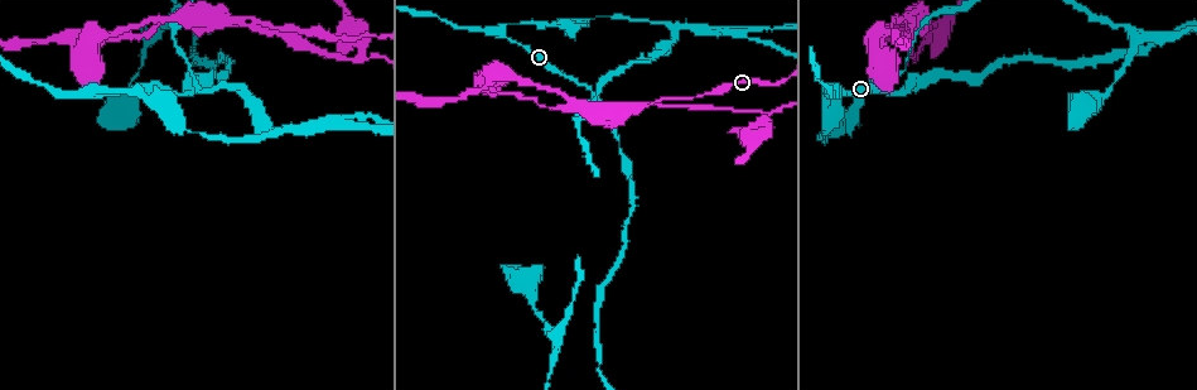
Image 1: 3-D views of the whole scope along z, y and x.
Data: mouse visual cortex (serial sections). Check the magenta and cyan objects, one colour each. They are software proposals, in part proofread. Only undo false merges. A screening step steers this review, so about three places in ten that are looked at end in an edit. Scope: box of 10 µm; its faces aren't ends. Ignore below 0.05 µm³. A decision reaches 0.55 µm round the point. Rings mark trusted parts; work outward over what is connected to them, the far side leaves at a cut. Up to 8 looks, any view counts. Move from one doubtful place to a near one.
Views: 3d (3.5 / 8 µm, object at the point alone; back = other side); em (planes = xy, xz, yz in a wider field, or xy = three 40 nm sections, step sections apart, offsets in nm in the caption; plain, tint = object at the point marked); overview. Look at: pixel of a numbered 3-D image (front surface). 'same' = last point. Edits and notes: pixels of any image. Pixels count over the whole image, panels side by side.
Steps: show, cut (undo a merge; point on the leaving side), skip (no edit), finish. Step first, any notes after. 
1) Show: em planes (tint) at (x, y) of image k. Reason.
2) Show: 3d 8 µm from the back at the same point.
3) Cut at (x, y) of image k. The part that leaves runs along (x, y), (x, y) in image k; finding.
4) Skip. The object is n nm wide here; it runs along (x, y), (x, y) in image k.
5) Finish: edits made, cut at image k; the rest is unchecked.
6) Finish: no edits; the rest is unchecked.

Show: 3d 8 µm from the back at (247, 17) of image 1. Sudden change in width.

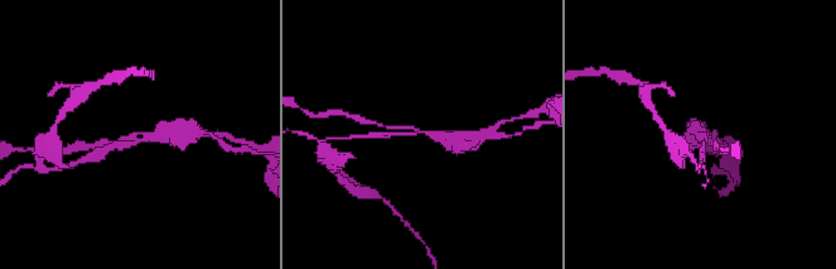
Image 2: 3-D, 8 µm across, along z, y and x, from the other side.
Show: em xy step 5 (tint) at the same point. 3 arms meet here; the arms are 100, 150, 400 nm wide; now the EM.

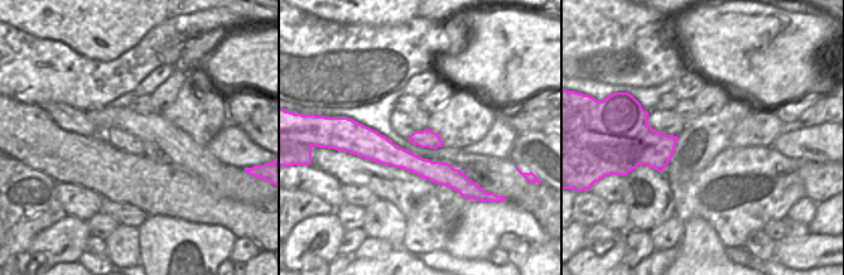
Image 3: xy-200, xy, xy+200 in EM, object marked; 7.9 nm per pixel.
Cut at (120, 147) of image 2. Two cells meet here.

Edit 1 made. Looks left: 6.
Show: overview. See it whole again.

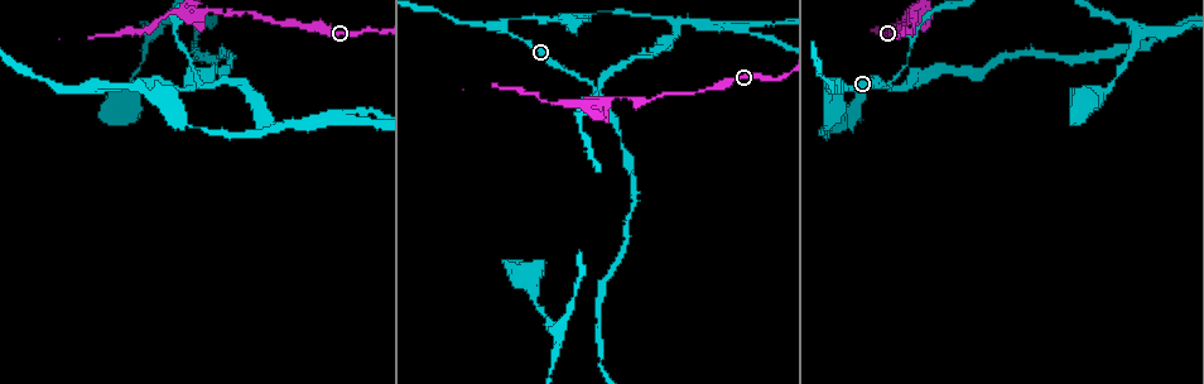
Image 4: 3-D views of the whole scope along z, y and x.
Show: 3d 8 µm at (573, 105) of image 4. Sudden change in width.

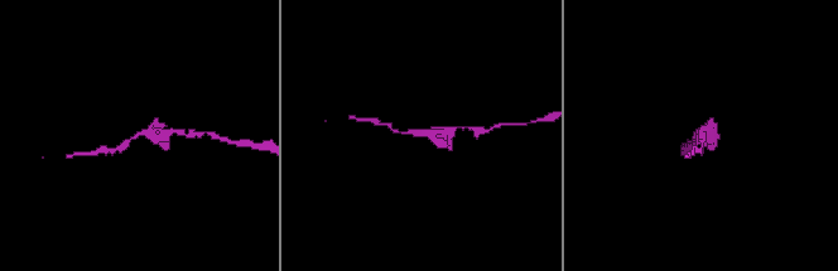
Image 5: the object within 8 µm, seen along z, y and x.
Show: 3d 3.5 µm at the same point. Zoom in.

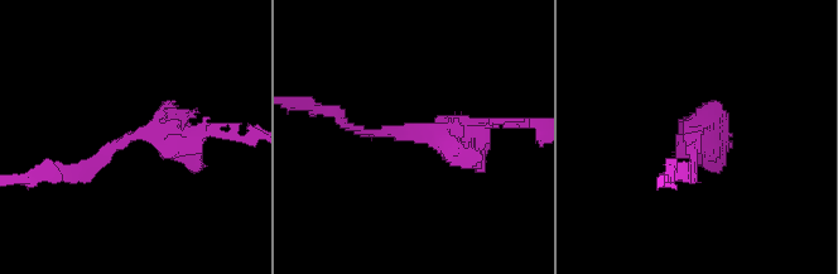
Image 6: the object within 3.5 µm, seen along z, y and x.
Show: em xy step 5 (tint) at (695, 137) of image 6. Now the EM.

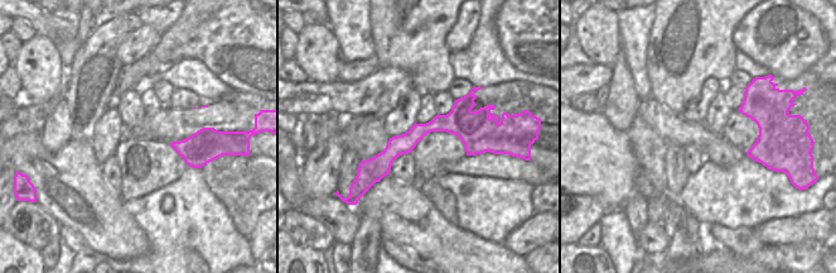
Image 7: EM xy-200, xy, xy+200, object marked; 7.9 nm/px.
Skip. It runs along (484, 123), (431, 125), (362, 166) in image 7; continuous, no second cell.

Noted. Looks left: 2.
Finish: edits made, cut at image 2; the rest is unchecked.

